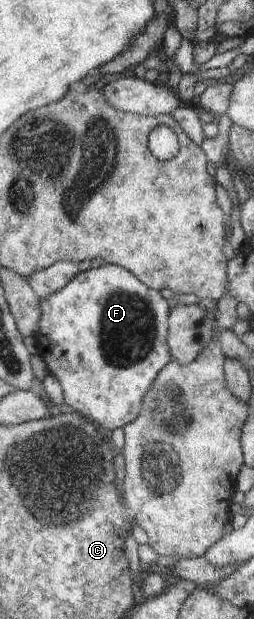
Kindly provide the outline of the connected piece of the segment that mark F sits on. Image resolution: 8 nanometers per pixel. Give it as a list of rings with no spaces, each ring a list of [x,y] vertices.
[[[113,263],[79,272],[72,280],[69,280],[69,283],[65,284],[65,287],[53,292],[51,295],[45,296],[37,302],[36,306],[40,310],[37,328],[37,343],[39,343],[38,354],[43,357],[49,375],[52,374],[55,376],[61,384],[65,403],[69,407],[73,407],[75,412],[79,412],[91,421],[97,421],[101,427],[105,427],[109,431],[113,431],[117,427],[123,427],[131,423],[134,419],[137,419],[143,396],[150,390],[157,374],[172,360],[172,353],[167,343],[168,315],[170,309],[167,300],[161,296],[161,292],[147,287],[130,271]]]

